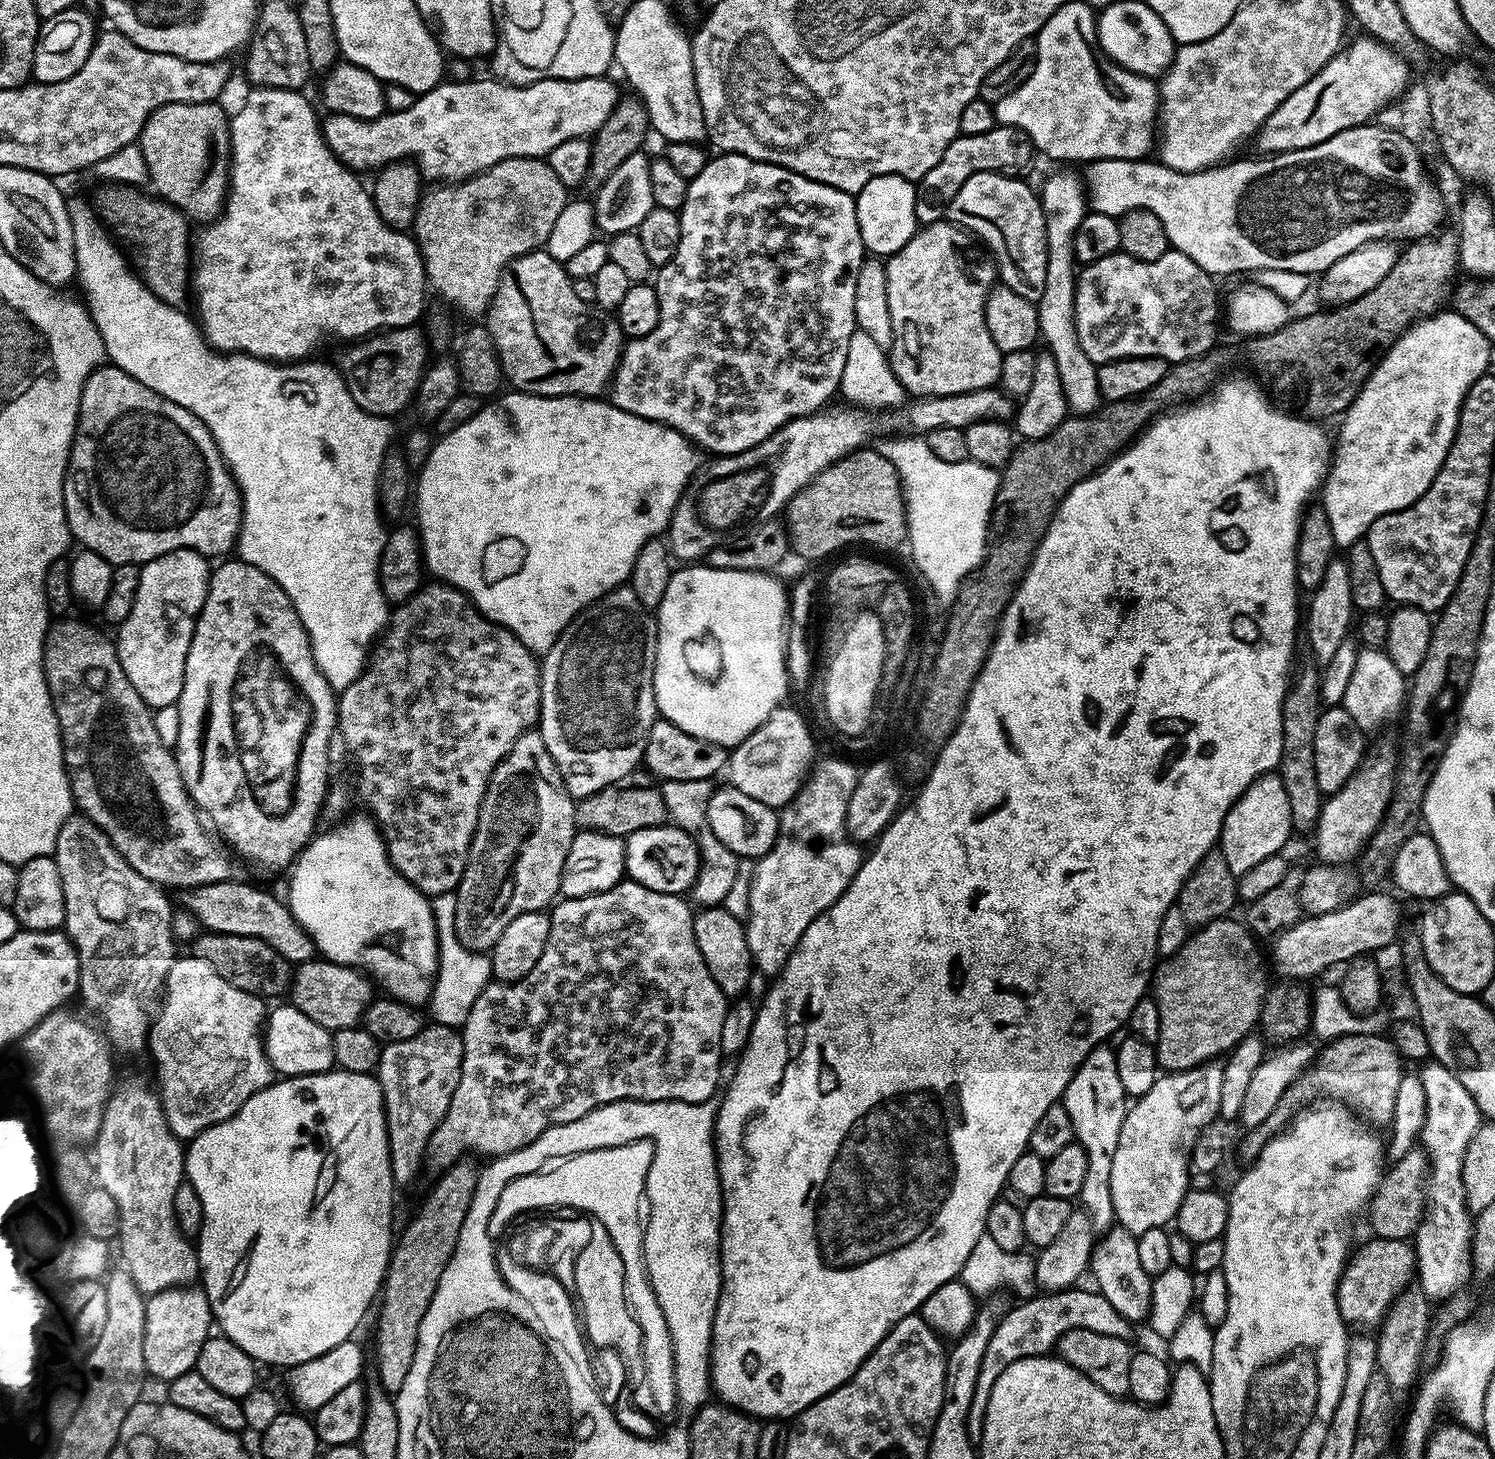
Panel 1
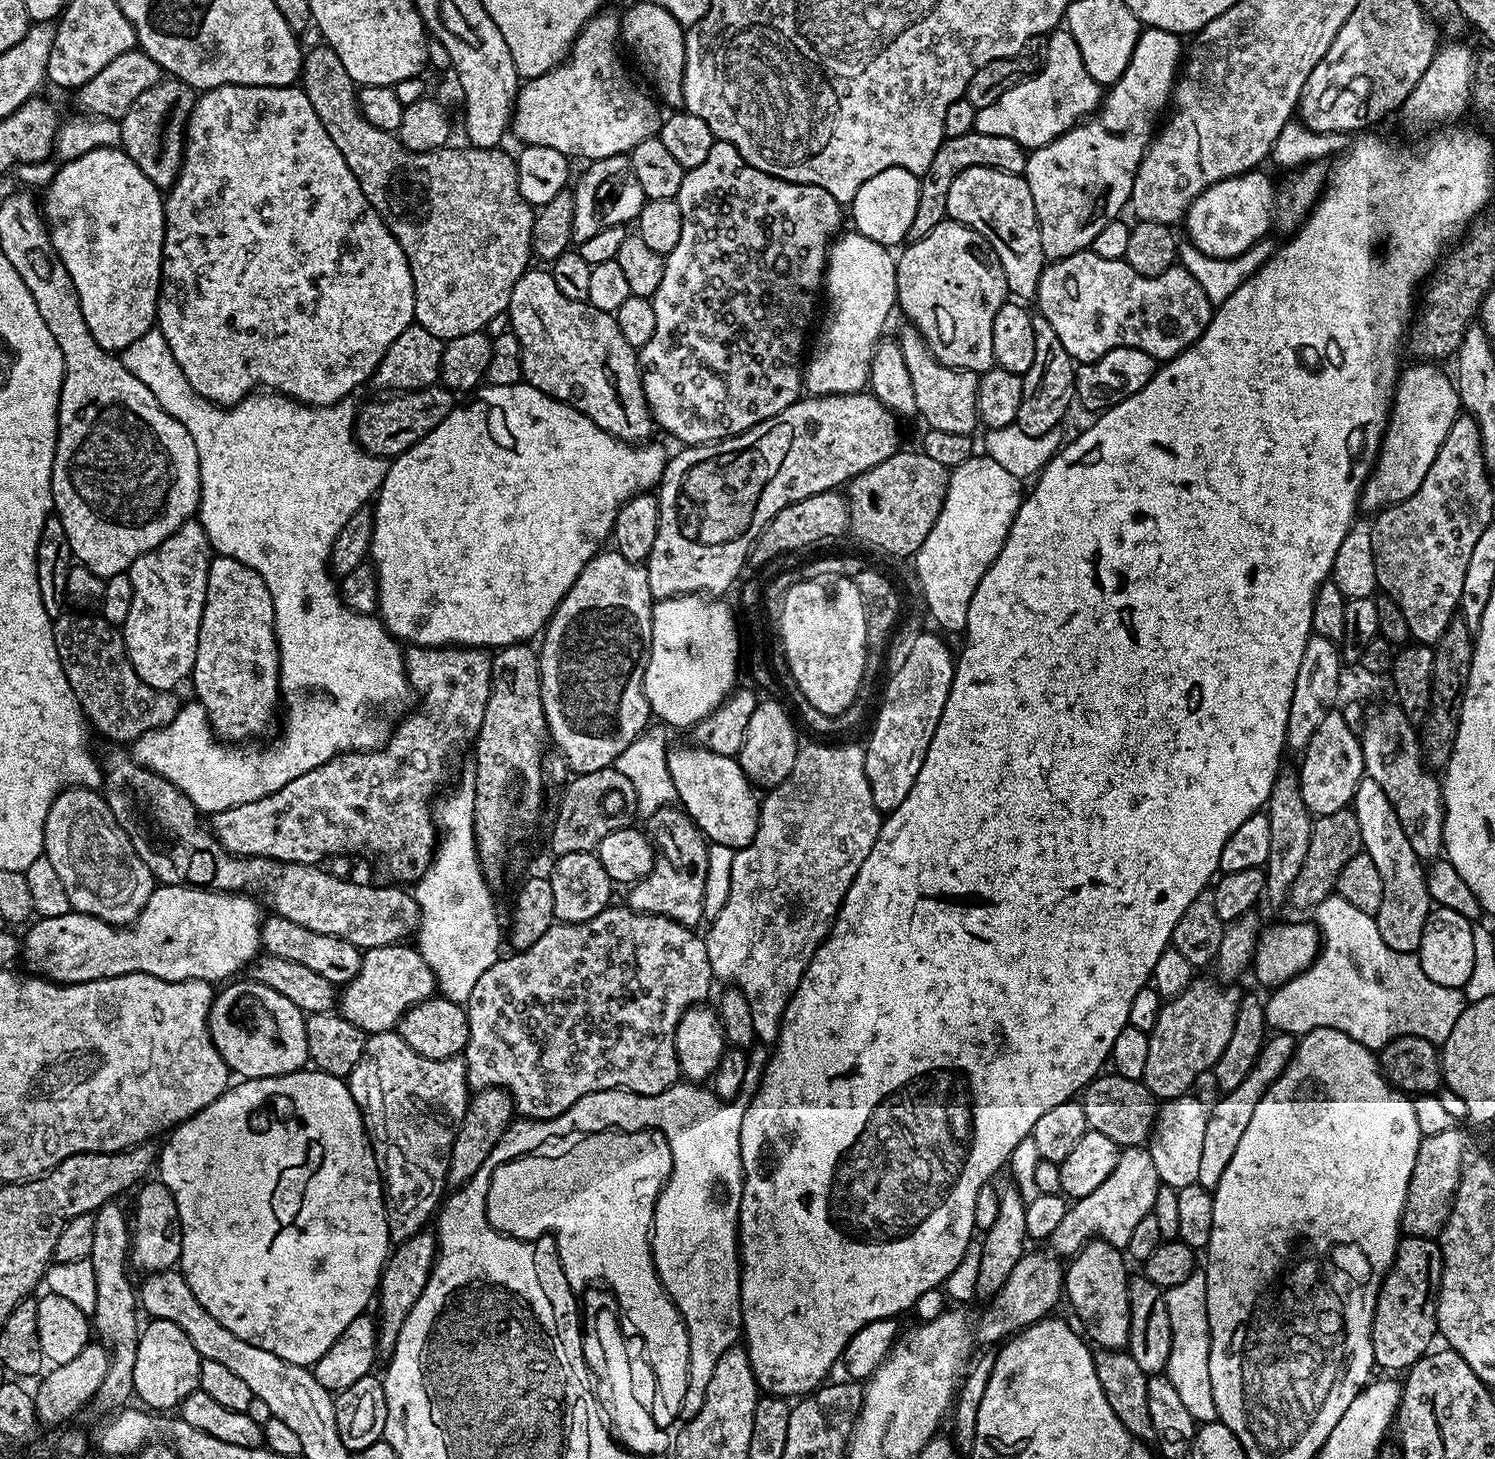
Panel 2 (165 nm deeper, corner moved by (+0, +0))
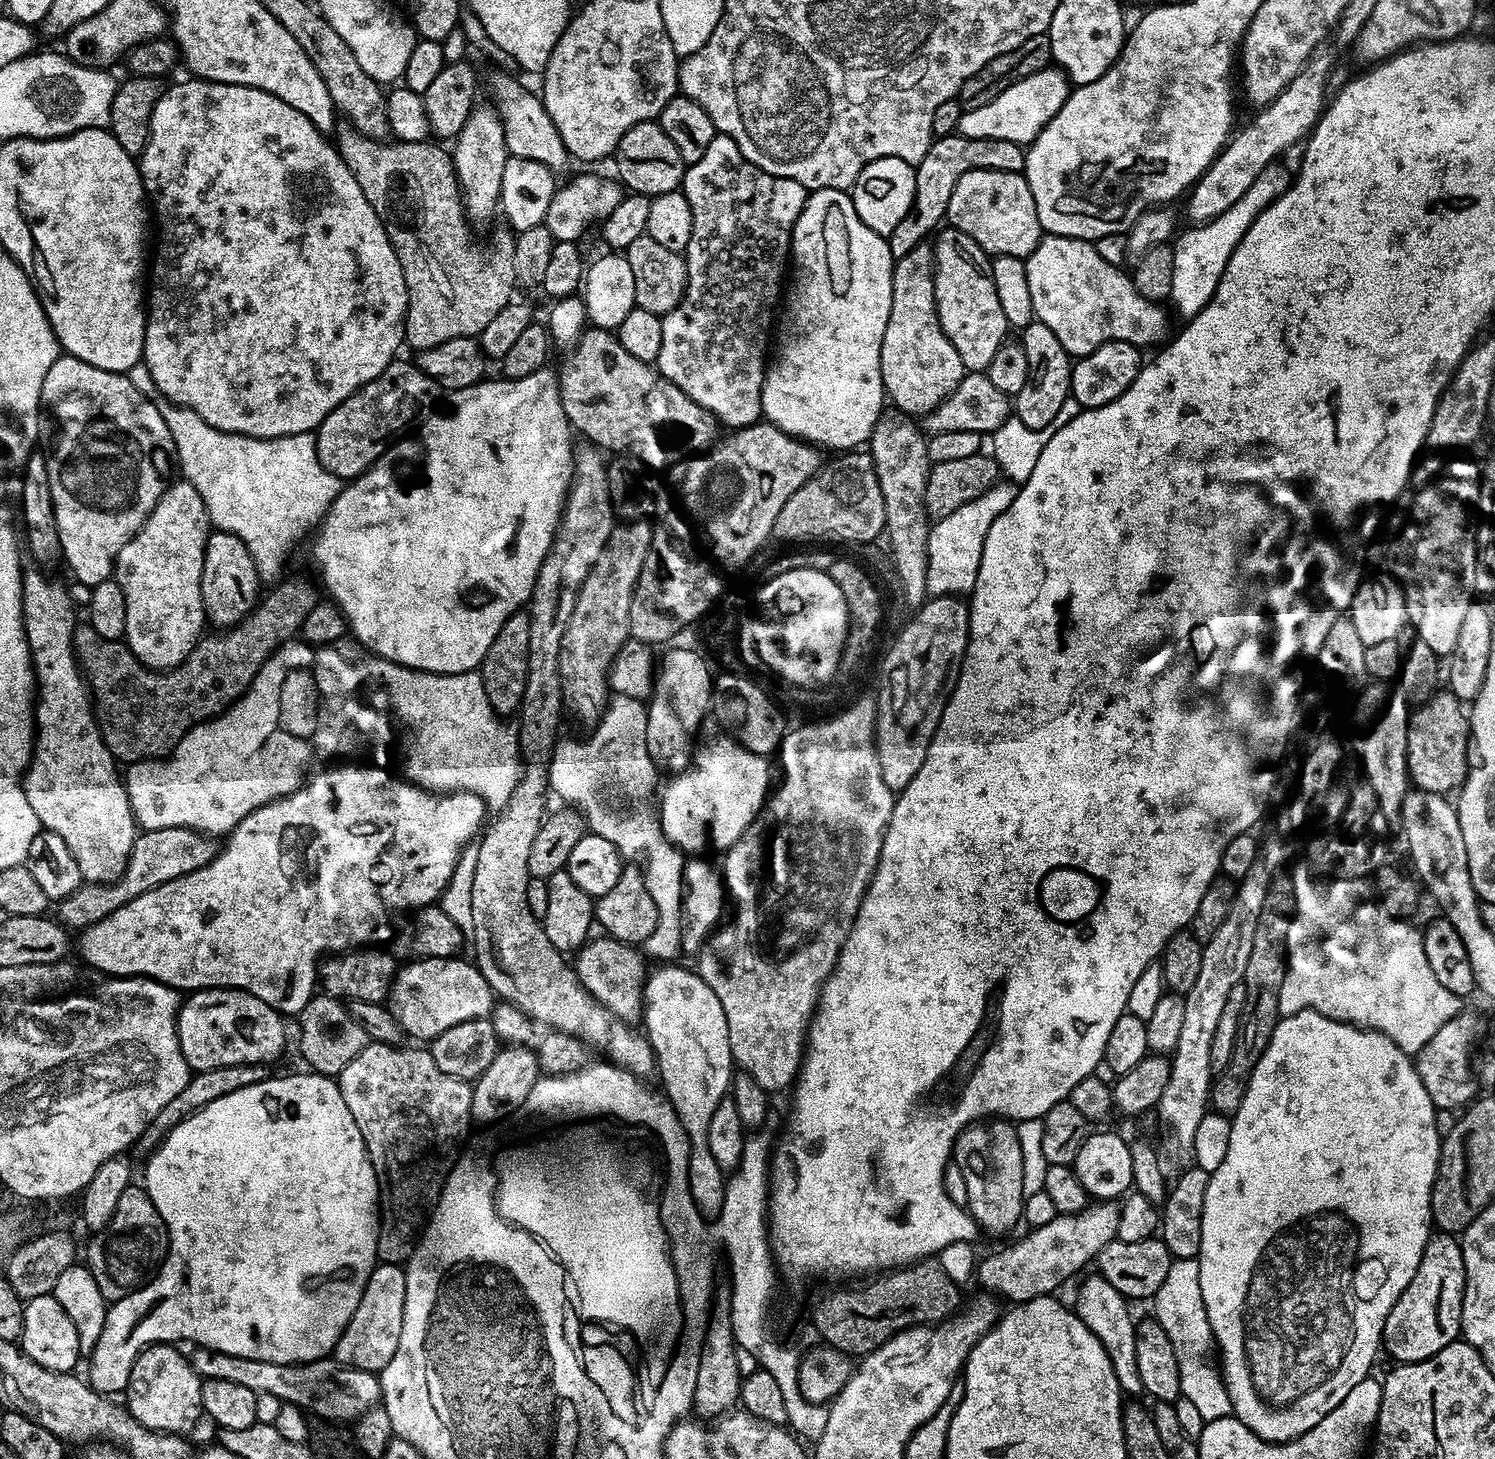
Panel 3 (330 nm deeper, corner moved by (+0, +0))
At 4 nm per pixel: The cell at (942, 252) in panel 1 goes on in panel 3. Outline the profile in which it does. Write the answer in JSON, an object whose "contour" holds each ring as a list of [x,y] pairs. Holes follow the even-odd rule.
{"contour":[[[945,223],[934,234],[926,246],[926,259],[930,278],[932,279],[932,297],[934,298],[934,314],[938,322],[938,330],[942,330],[942,338],[950,342],[954,354],[962,362],[965,373],[987,372],[990,362],[994,362],[994,350],[998,350],[998,342],[1004,337],[1004,304],[1000,301],[1000,284],[992,273],[994,261],[987,256],[969,232],[958,230],[953,224]]]}

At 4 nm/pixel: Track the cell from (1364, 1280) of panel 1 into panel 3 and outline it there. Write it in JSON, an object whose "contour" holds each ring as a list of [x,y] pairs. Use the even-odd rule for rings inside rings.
{"contour":[[[1432,1232],[1424,1240],[1424,1245],[1418,1254],[1416,1265],[1406,1286],[1398,1294],[1398,1298],[1394,1298],[1386,1318],[1382,1318],[1379,1351],[1383,1359],[1385,1356],[1392,1366],[1417,1364],[1426,1362],[1430,1354],[1438,1354],[1438,1350],[1457,1343],[1460,1331],[1460,1282],[1460,1259],[1455,1239]]]}

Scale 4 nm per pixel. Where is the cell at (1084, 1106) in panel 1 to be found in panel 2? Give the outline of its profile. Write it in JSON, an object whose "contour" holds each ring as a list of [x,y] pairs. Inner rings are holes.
{"contour":[[[1097,1238],[1088,1241],[1073,1256],[1076,1257],[1070,1262],[1067,1261],[1064,1273],[1066,1300],[1072,1303],[1077,1318],[1084,1323],[1083,1331],[1093,1345],[1100,1344],[1096,1346],[1101,1349],[1123,1349],[1128,1343],[1130,1330],[1130,1302],[1128,1301],[1130,1271],[1128,1272],[1127,1266],[1124,1265],[1125,1253],[1110,1242]]]}

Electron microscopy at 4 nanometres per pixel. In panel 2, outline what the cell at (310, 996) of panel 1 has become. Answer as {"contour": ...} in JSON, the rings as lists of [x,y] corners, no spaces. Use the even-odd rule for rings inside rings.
{"contour":[[[407,943],[387,944],[367,949],[360,957],[358,974],[346,985],[338,996],[338,1011],[365,1034],[391,1032],[400,1019],[424,1000],[437,995],[436,975],[430,970],[426,958],[422,958],[419,947],[407,948]]]}

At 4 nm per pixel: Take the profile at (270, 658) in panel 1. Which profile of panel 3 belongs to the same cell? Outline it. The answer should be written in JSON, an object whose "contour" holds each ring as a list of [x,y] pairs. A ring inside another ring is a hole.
{"contour":[[[209,531],[202,562],[202,602],[207,623],[216,630],[237,627],[256,607],[260,587],[260,573],[242,538],[234,538],[229,532]]]}

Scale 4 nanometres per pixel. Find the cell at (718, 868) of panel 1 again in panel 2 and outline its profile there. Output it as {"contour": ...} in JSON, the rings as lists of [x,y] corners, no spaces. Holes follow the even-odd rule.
{"contour":[[[679,806],[654,810],[654,814],[647,816],[646,824],[646,835],[658,855],[650,874],[627,889],[627,907],[633,912],[665,916],[682,926],[695,929],[696,923],[704,920],[709,841],[700,827]]]}

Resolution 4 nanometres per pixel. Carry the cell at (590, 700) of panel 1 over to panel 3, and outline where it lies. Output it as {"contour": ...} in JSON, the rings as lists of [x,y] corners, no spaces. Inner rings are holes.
{"contour":[[[641,518],[631,522],[621,523],[612,529],[610,538],[606,542],[606,550],[602,550],[602,558],[594,562],[594,570],[582,582],[582,590],[578,594],[578,602],[574,606],[574,614],[570,618],[570,626],[566,626],[566,634],[562,638],[562,690],[564,702],[569,713],[573,712],[582,723],[595,726],[600,723],[610,699],[610,683],[608,671],[616,661],[620,651],[628,643],[630,637],[630,602],[634,598],[636,583],[640,580],[642,566],[652,549],[653,525],[647,519]]]}

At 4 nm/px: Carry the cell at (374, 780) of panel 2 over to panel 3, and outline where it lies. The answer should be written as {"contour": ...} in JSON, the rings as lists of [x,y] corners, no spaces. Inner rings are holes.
{"contour":[[[170,826],[162,830],[141,831],[130,850],[126,870],[122,870],[119,878],[111,880],[108,884],[81,883],[74,894],[59,901],[59,923],[69,930],[89,928],[94,922],[106,918],[106,914],[114,914],[114,910],[126,906],[126,902],[146,894],[146,890],[154,890],[174,878],[182,878],[206,866],[216,857],[217,851],[217,837],[206,832],[196,832],[192,828]]]}

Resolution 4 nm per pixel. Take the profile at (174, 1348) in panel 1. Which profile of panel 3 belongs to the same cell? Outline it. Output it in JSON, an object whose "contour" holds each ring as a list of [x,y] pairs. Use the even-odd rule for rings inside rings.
{"contour":[[[150,1344],[142,1348],[131,1368],[128,1369],[126,1407],[128,1412],[142,1426],[156,1432],[188,1434],[188,1431],[202,1420],[202,1377],[192,1369],[192,1361],[172,1344]]]}

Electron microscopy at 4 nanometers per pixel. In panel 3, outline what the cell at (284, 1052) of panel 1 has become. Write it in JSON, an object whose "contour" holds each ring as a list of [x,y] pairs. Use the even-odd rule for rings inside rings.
{"contour":[[[202,988],[183,1001],[176,1016],[176,1033],[193,1072],[214,1070],[218,1066],[263,1064],[276,1060],[284,1048],[285,1017],[275,1012],[262,998],[239,988]]]}

